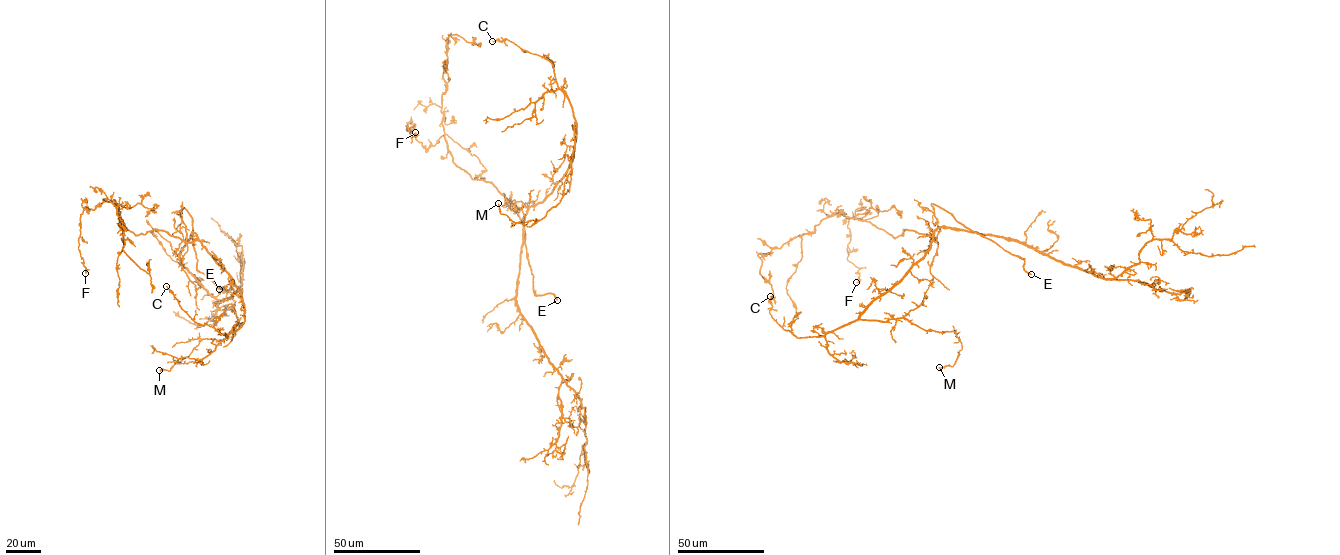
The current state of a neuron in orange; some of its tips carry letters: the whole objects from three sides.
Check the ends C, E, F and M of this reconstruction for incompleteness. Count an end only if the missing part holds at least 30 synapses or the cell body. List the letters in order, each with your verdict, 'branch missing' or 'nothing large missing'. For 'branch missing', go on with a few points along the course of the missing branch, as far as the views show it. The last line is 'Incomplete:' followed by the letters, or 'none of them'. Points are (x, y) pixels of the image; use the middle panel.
C: nothing large missing
E: branch missing; missing branch runs (557, 300), (568, 311), (570, 325)
F: nothing large missing
M: nothing large missing
Incomplete: E

